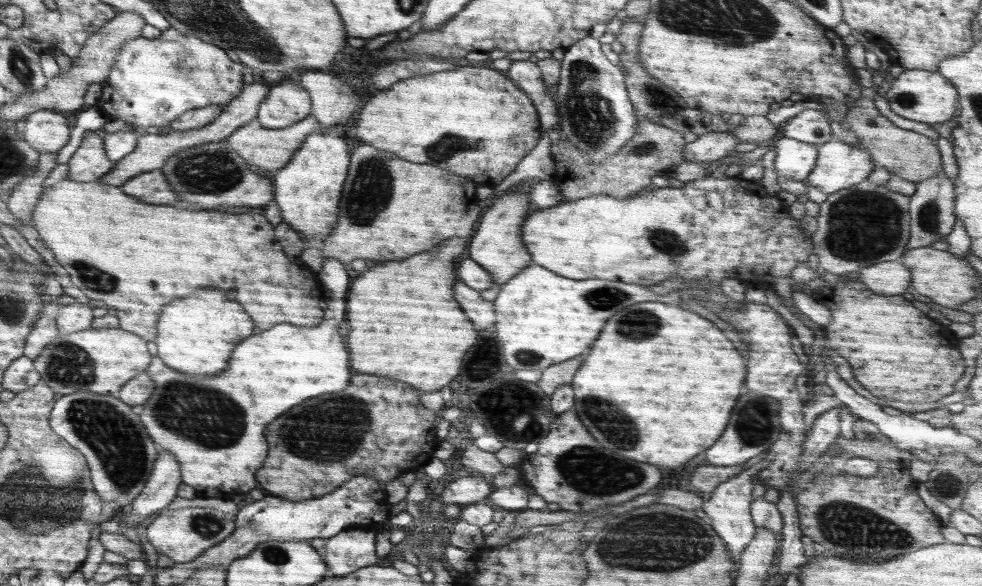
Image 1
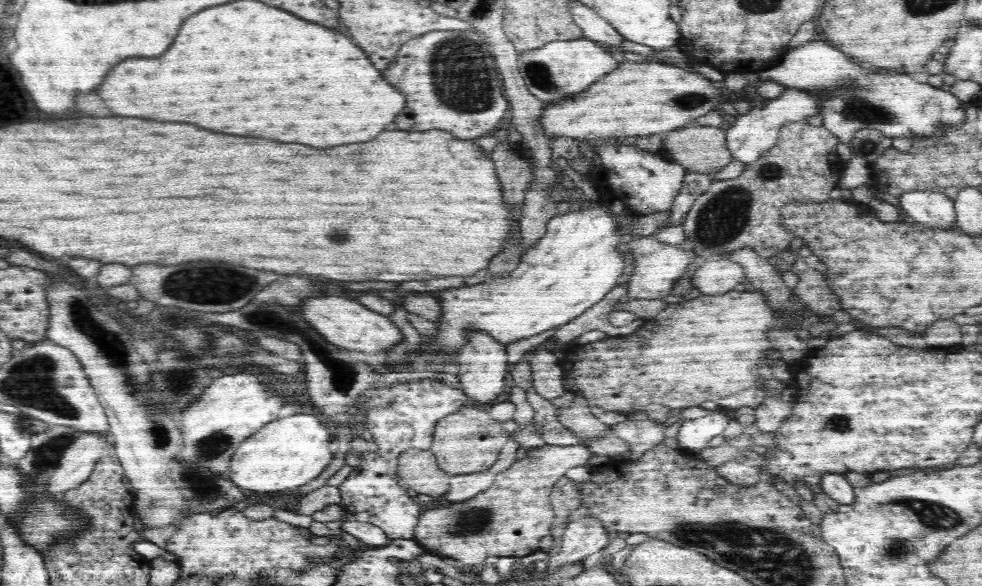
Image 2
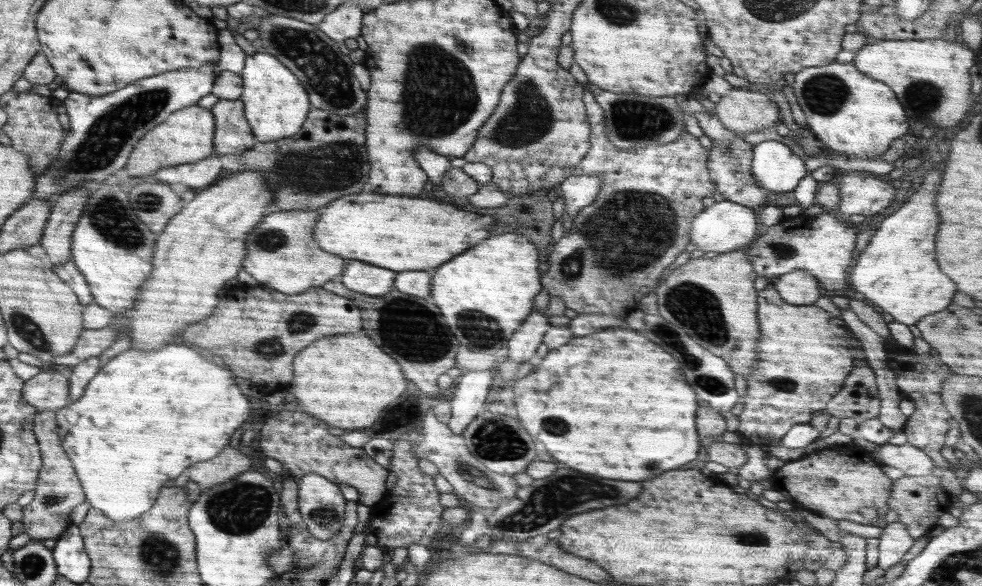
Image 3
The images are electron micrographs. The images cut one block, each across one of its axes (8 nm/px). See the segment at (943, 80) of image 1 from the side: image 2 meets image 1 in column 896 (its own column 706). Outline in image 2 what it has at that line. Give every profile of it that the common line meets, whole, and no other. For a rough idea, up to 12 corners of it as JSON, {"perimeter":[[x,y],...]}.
{"perimeter":[[626,62],[545,104],[546,137],[665,134],[728,98],[676,62]]}

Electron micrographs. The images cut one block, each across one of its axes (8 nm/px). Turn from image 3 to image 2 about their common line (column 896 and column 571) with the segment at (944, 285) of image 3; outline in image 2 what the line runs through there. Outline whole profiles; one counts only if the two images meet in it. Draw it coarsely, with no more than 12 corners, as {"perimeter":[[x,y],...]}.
{"perimeter":[[606,200],[548,222],[504,280],[444,290],[433,350],[570,323],[630,264]]}

